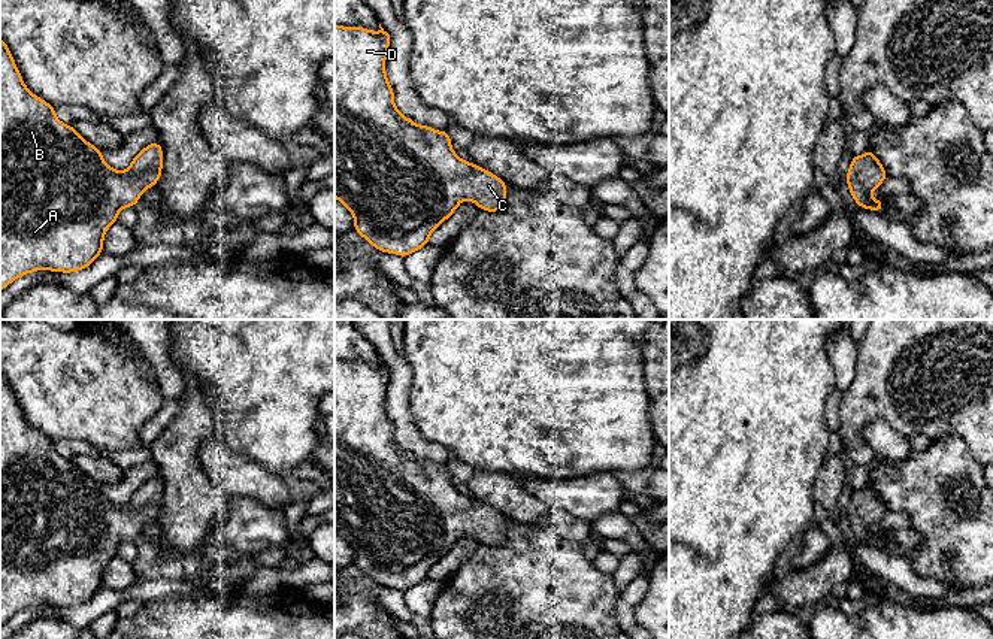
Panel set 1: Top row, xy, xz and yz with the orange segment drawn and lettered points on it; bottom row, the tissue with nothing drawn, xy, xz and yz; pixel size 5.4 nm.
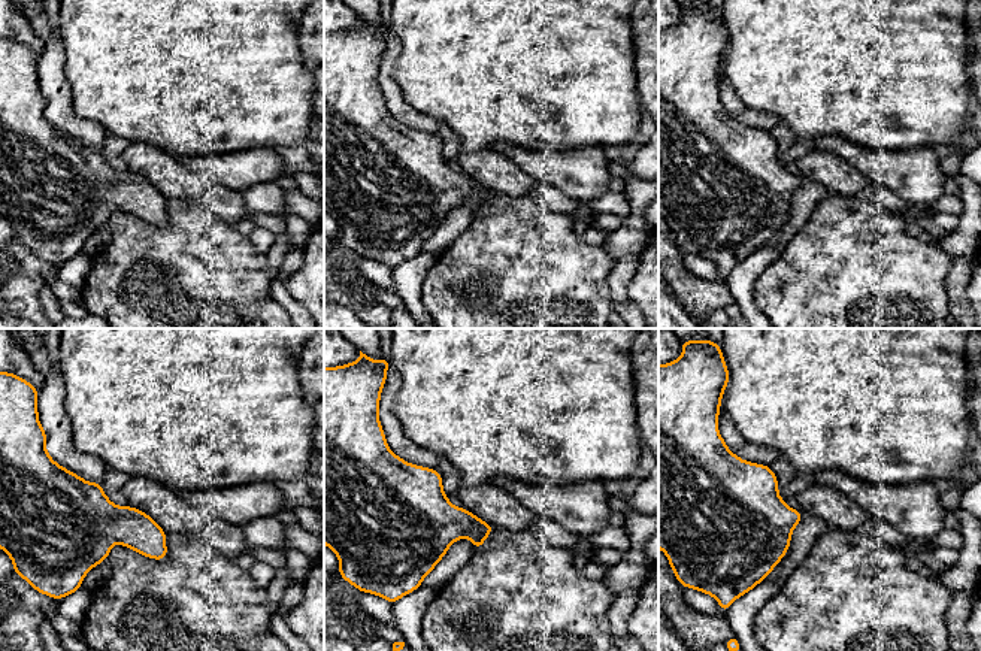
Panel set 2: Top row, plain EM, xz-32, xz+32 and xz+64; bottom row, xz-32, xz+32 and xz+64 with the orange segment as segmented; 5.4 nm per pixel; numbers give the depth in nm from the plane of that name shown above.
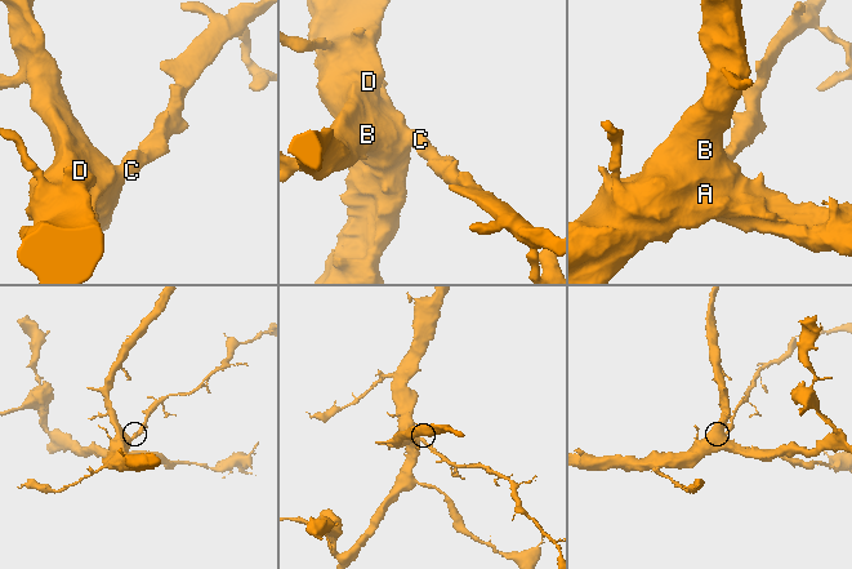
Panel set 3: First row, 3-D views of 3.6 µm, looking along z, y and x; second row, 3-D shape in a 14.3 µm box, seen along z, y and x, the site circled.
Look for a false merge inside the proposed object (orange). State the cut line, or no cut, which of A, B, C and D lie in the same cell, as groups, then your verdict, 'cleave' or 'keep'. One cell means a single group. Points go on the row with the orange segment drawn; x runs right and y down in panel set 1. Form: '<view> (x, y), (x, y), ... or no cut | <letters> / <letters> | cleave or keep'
no cut | A B C D | keep

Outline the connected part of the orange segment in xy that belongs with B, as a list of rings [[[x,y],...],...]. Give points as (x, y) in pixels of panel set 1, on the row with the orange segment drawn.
[[[0,37],[0,291],[19,276],[37,270],[79,272],[103,252],[108,228],[122,208],[134,208],[145,190],[161,178],[163,146],[152,142],[131,160],[127,170],[112,169],[102,149],[87,142],[73,125],[61,122],[55,107],[28,91],[13,57]]]

